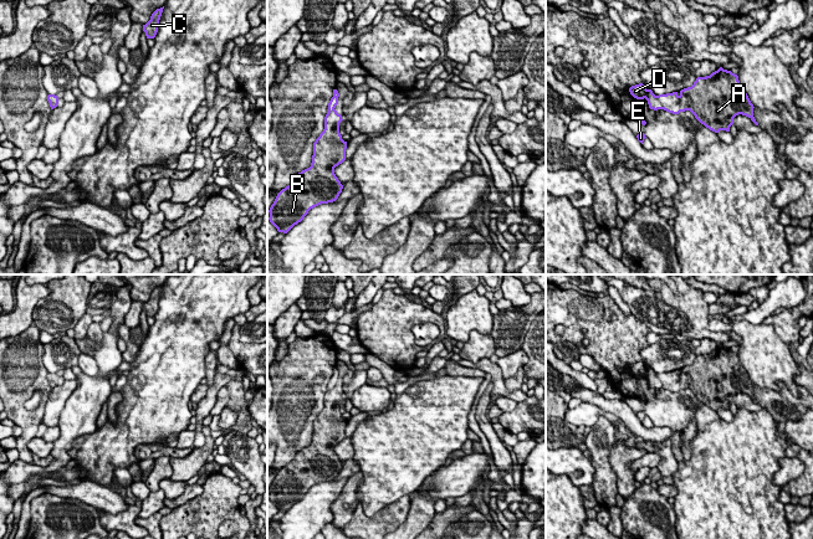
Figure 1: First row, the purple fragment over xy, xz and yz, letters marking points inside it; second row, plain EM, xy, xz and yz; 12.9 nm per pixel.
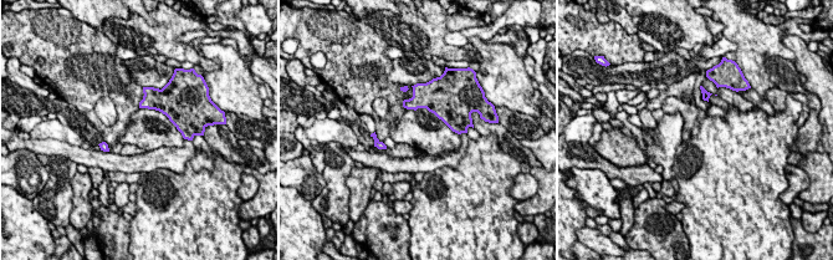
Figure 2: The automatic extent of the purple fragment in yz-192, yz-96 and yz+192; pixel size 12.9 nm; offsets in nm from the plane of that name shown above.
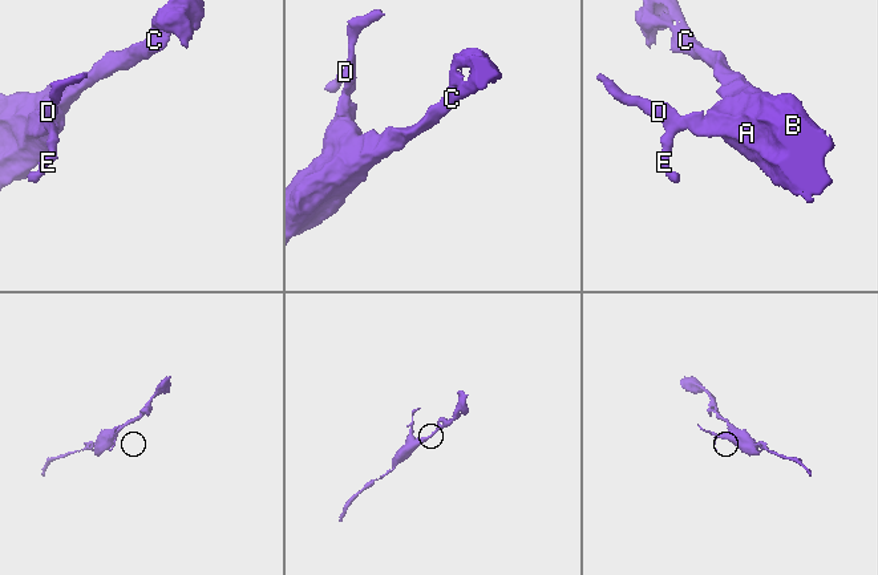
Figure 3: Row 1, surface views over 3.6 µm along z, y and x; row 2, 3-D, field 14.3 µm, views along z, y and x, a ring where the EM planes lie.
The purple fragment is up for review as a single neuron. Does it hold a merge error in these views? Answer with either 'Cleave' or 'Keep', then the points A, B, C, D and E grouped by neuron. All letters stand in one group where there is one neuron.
Cleave. Groups: A B C / D E

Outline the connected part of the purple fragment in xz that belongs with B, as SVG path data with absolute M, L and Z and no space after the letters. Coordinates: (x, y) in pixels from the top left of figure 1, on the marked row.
M336 109L327 112L324 129L313 143L311 166L277 194L269 220L278 232L287 233L311 209L336 201L342 192L343 185L334 174L334 168L346 160L347 142L339 133L342 120Z

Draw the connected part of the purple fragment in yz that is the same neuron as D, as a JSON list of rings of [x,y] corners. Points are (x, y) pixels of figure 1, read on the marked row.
[[[643,83],[632,86],[629,88],[630,94],[636,99],[646,99],[649,108],[658,111],[661,109],[660,102],[656,99],[656,96],[653,93],[651,89],[646,89]]]

